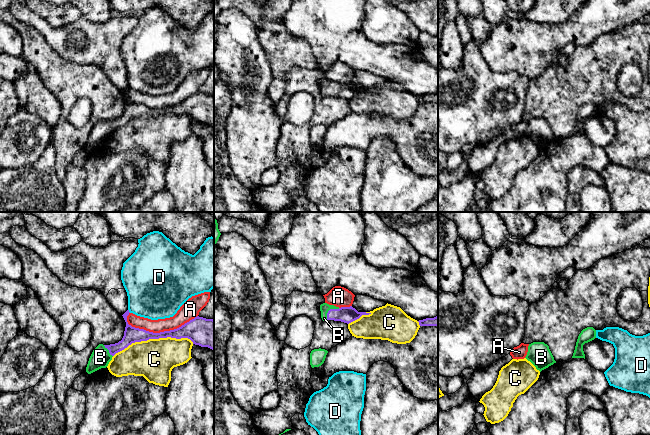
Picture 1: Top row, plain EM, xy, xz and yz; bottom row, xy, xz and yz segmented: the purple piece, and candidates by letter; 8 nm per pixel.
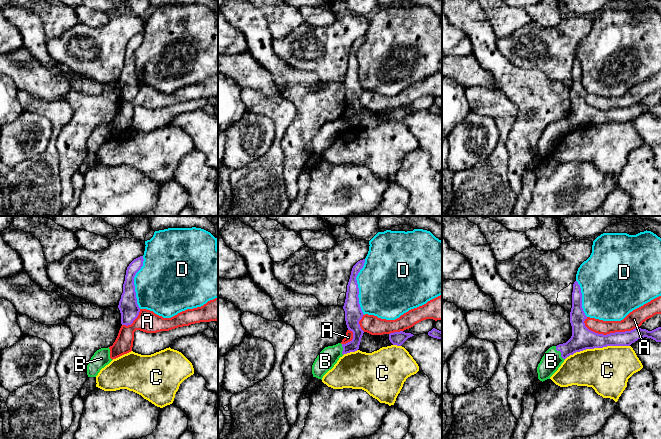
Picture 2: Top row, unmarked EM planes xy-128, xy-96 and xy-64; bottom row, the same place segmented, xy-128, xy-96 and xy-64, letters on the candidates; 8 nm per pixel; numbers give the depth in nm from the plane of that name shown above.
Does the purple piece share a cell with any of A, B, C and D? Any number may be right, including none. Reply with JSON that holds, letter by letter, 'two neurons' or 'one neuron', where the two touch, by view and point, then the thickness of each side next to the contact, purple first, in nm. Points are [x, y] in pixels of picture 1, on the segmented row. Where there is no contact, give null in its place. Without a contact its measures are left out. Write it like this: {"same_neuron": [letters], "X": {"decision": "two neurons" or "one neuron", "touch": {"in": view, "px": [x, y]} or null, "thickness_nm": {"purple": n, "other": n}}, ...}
{"same_neuron": ["B"], "A": {"decision": "two neurons", "touch": {"in": "xy", "px": [161, 332]}, "thickness_nm": {"purple": 150, "other": 120}}, "B": {"decision": "one neuron", "touch": {"in": "xz", "px": [329, 310]}, "thickness_nm": {"purple": 130, "other": 80}}, "C": {"decision": "two neurons", "touch": {"in": "xy", "px": [153, 338]}, "thickness_nm": {"purple": 130, "other": 320}}, "D": {"decision": "two neurons", "touch": {"in": "xy", "px": [128, 311]}, "thickness_nm": {"purple": 130, "other": 420}}}

